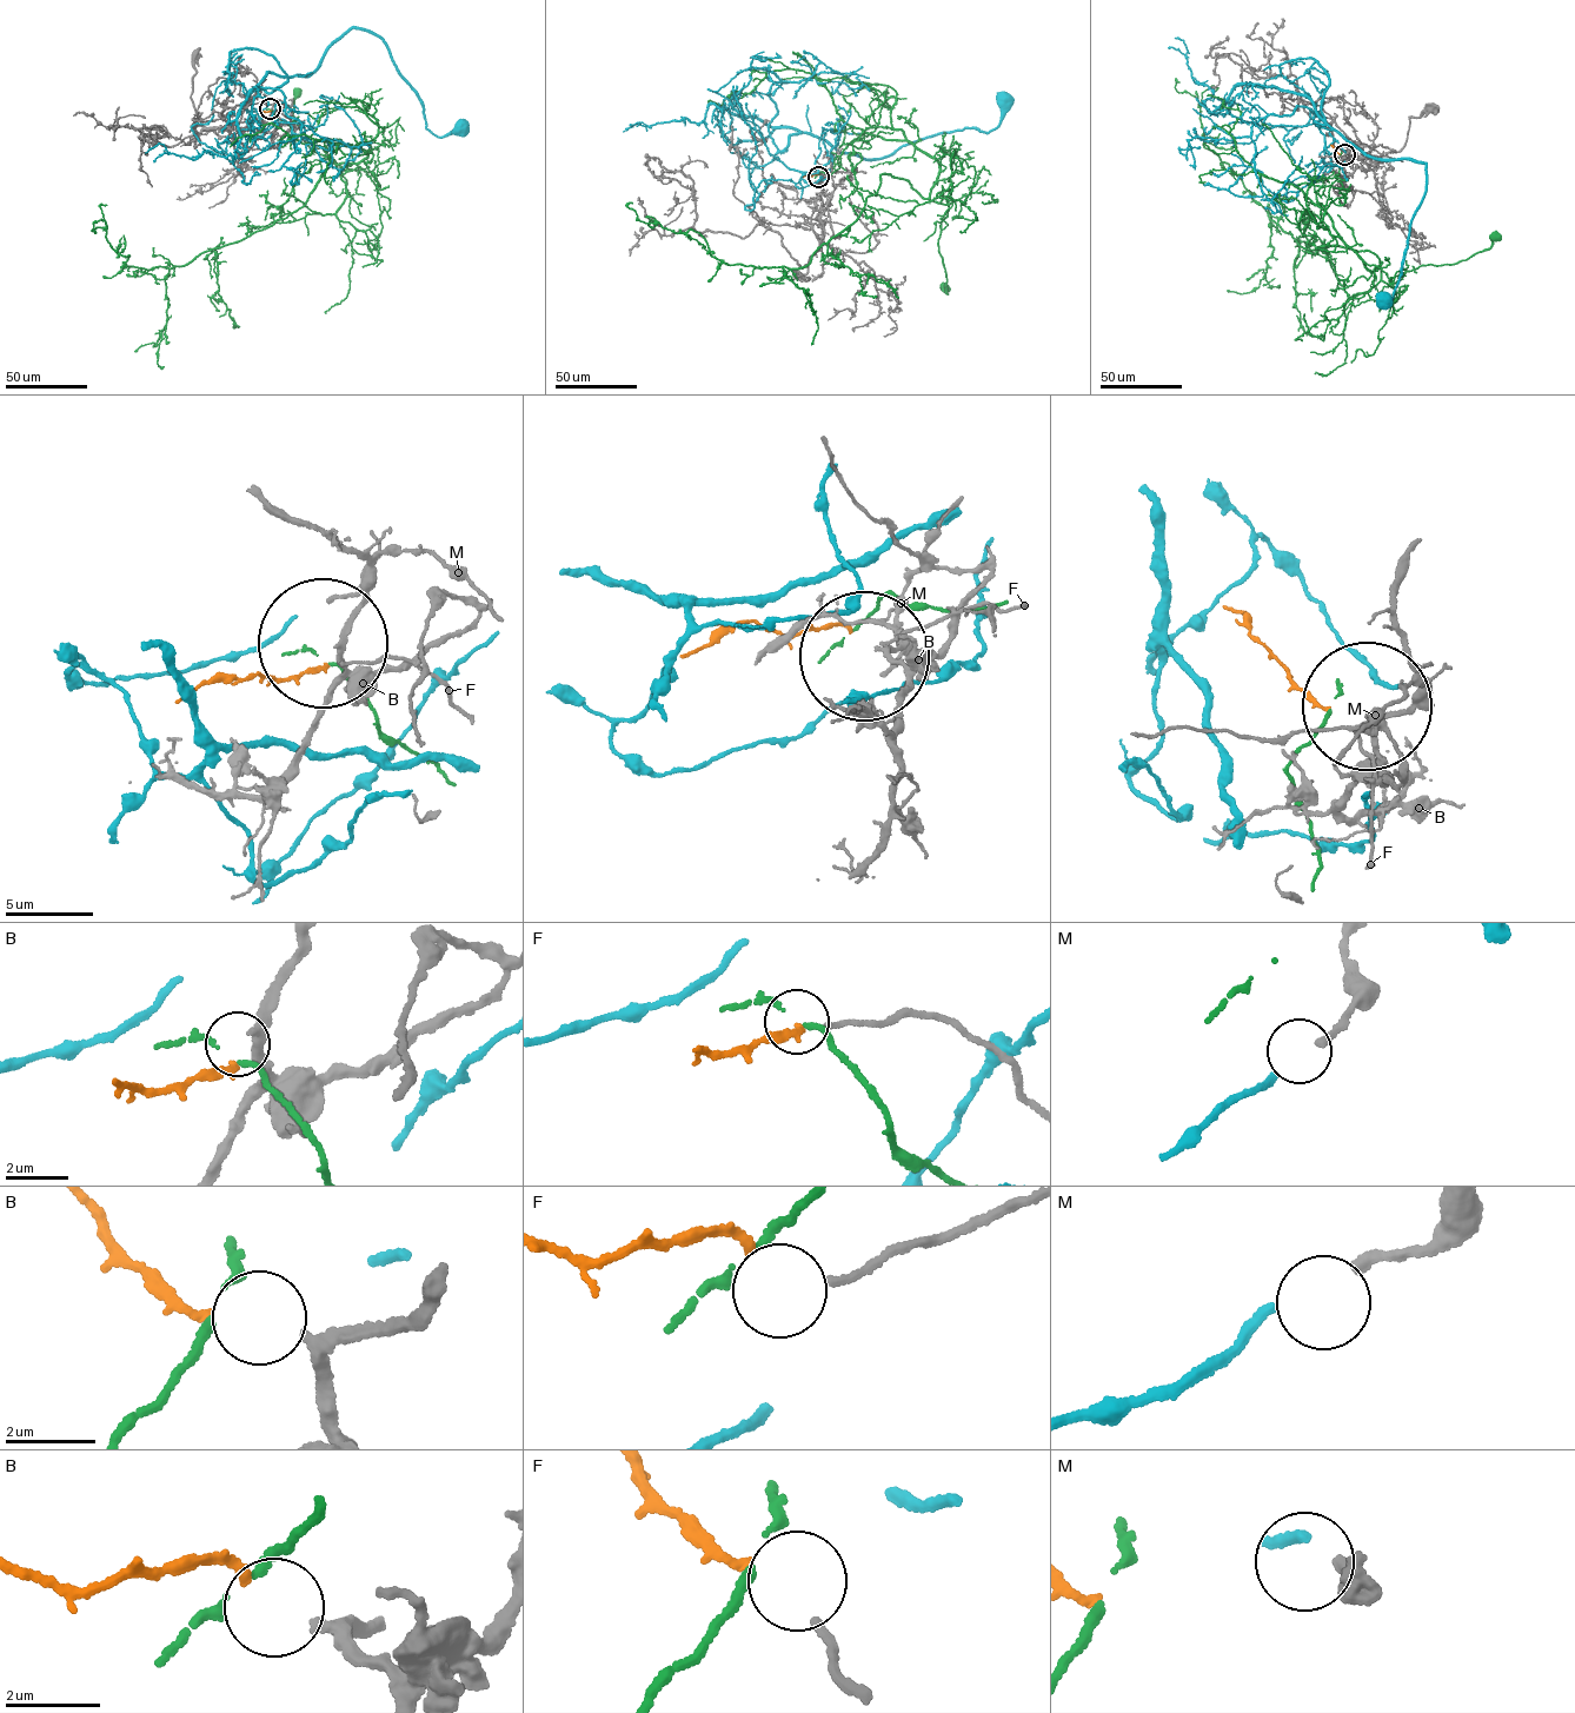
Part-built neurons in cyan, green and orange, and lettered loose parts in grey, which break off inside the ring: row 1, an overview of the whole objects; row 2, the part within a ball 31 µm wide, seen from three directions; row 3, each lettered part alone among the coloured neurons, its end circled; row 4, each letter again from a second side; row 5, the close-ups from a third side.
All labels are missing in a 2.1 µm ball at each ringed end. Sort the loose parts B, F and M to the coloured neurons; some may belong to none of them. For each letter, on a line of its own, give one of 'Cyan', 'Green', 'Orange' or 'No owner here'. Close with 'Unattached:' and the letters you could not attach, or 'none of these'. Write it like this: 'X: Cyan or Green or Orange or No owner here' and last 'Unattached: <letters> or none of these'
B: Orange
F: No owner here
M: Cyan
Unattached: F

